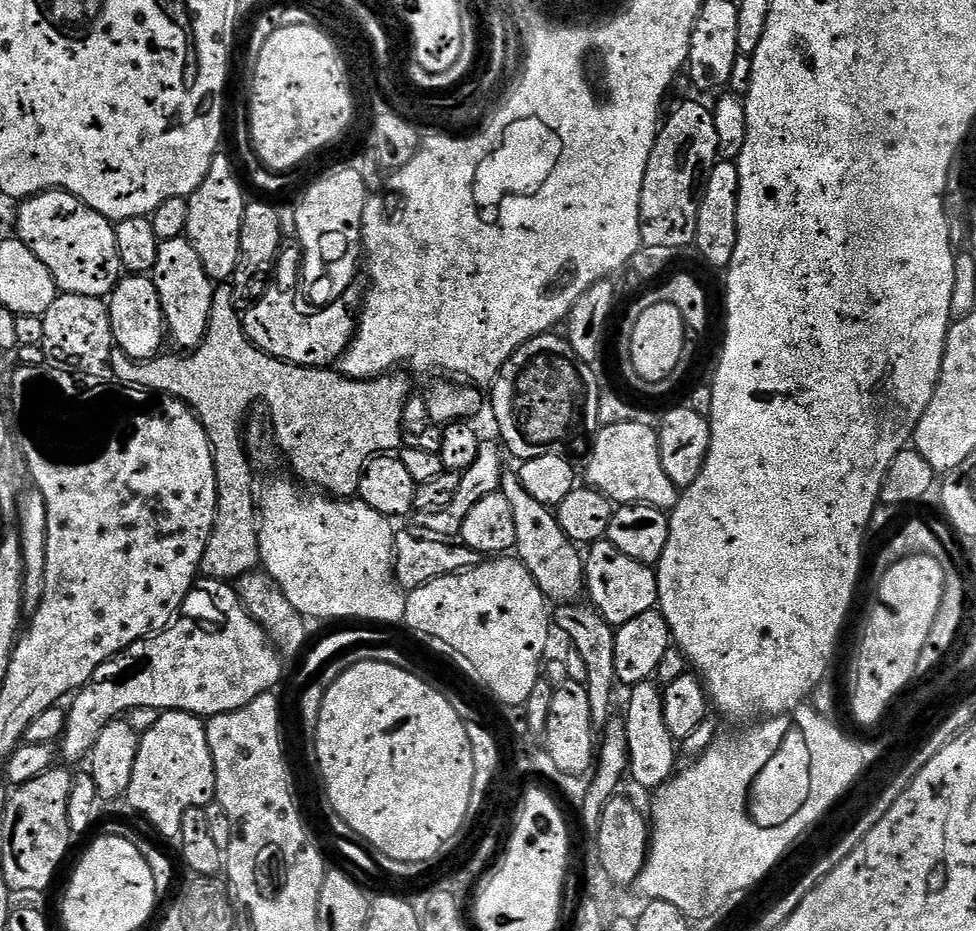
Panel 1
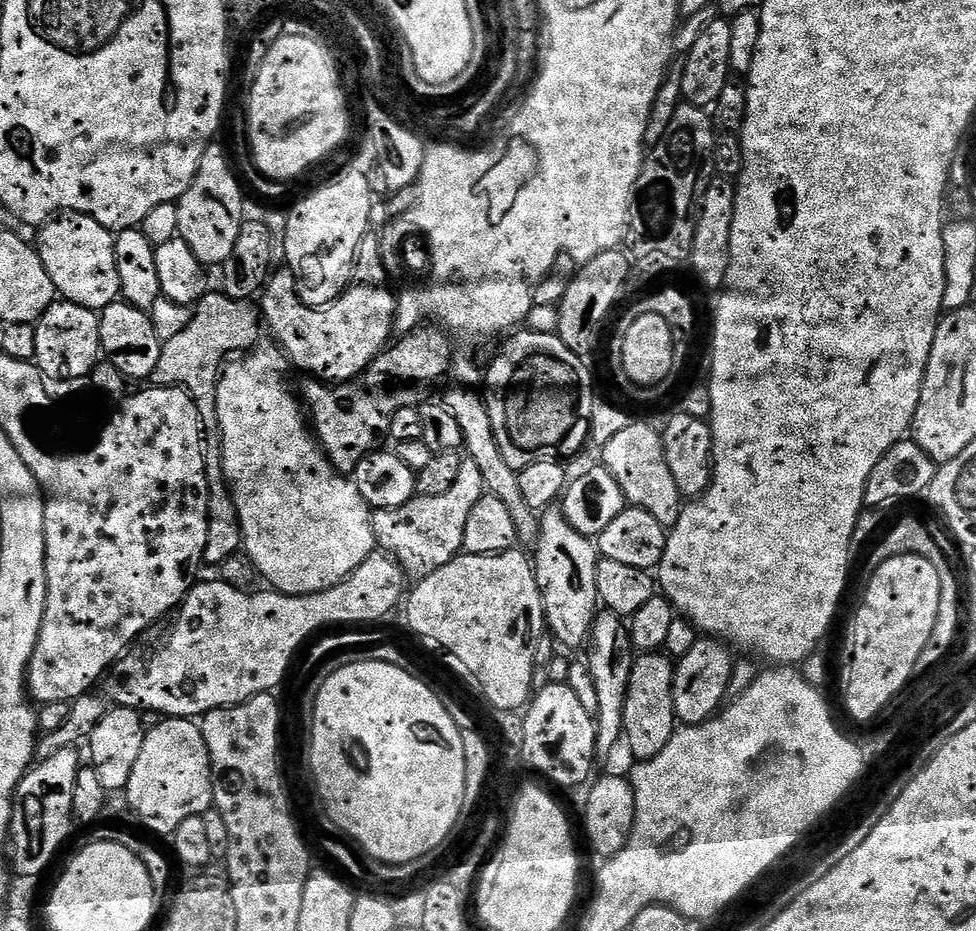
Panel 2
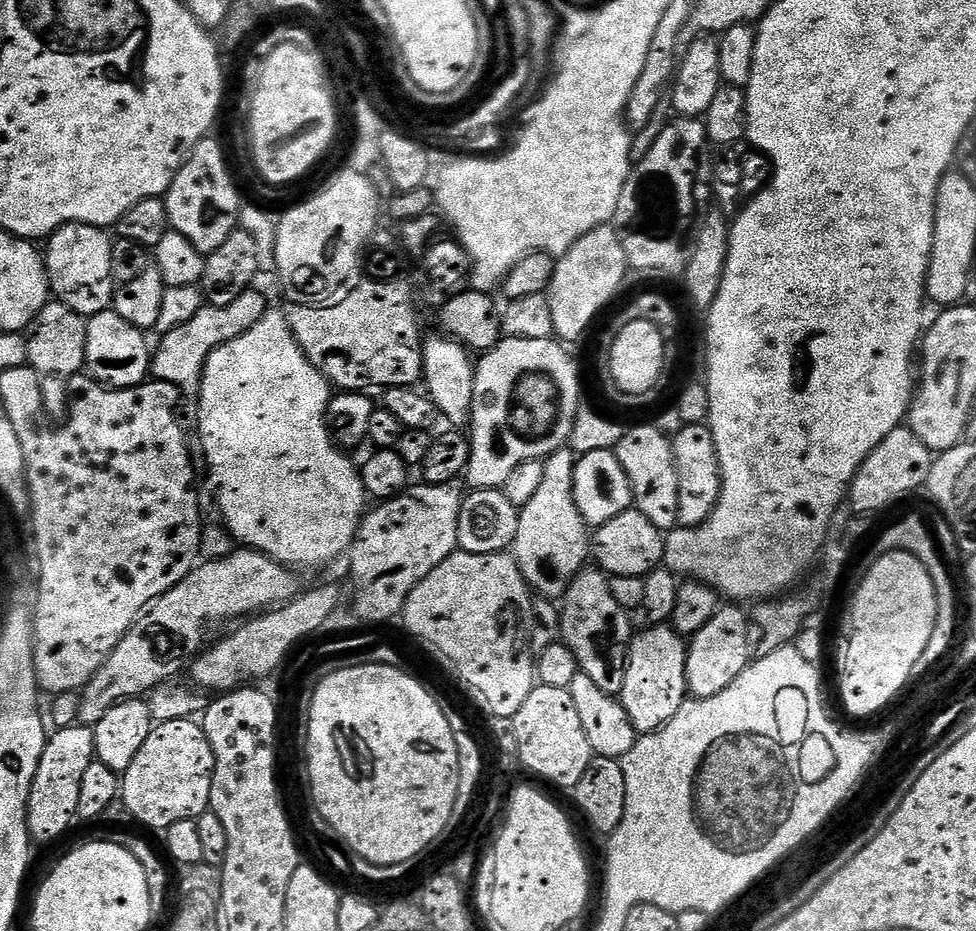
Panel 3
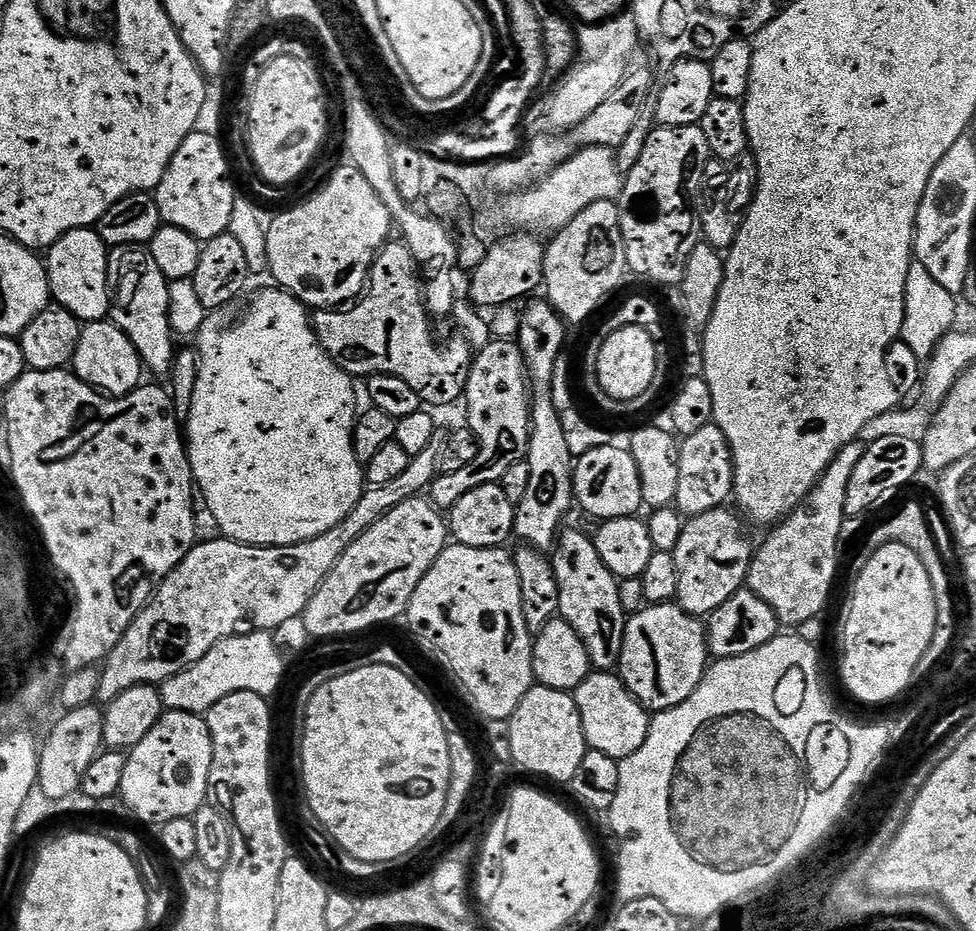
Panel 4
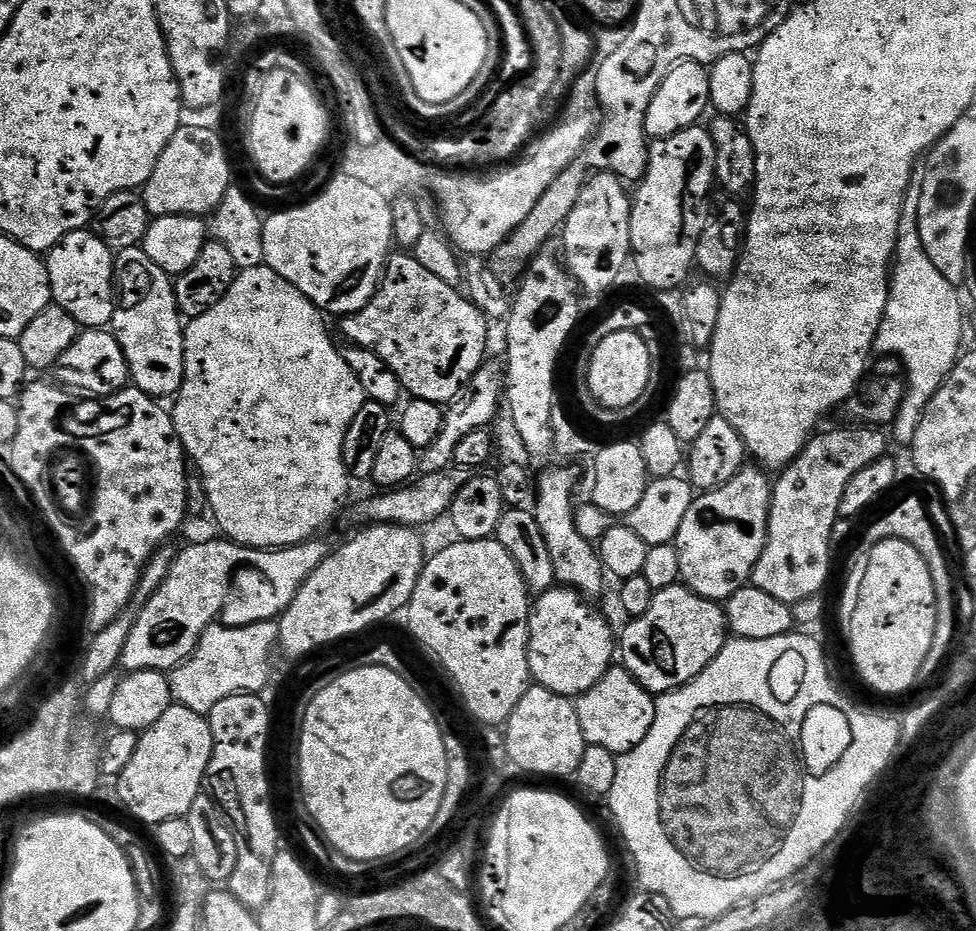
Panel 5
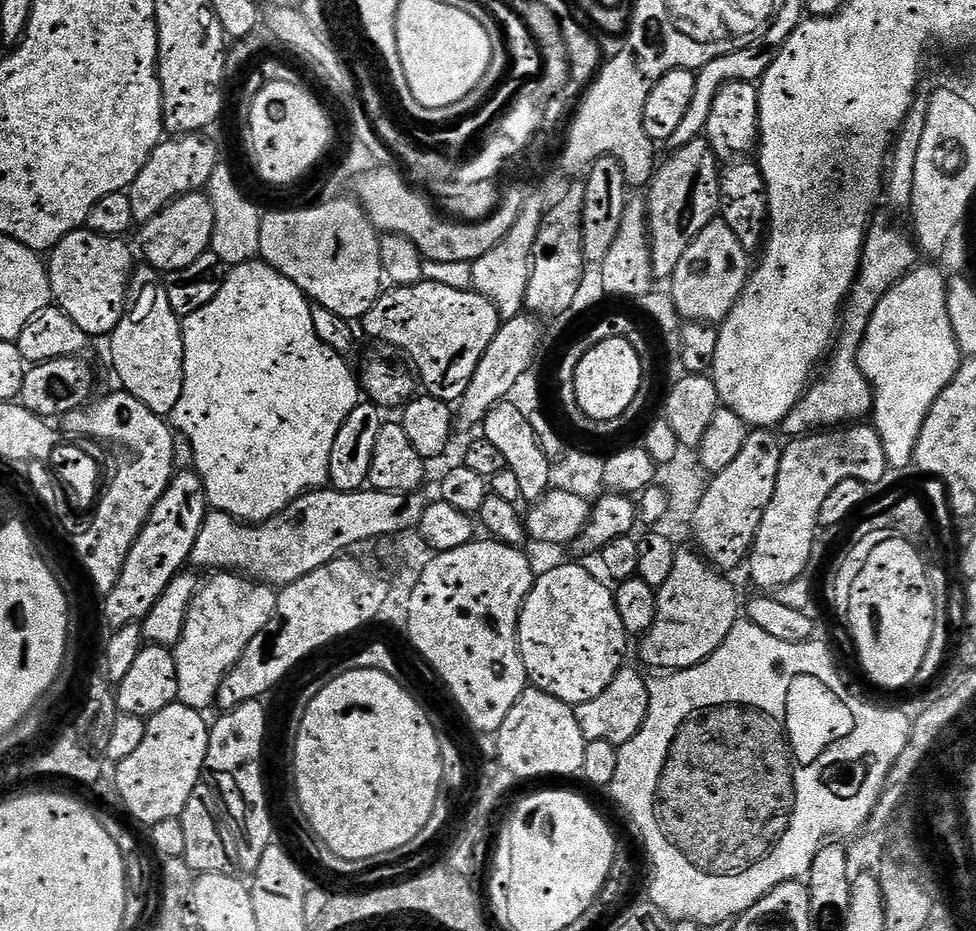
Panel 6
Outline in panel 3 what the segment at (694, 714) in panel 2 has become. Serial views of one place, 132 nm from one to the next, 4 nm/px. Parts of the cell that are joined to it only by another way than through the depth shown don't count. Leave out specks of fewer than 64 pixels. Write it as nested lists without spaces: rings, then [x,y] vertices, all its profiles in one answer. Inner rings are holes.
[[[736,602],[718,607],[710,620],[687,641],[686,682],[689,693],[697,700],[722,694],[754,659],[754,620],[740,608],[743,607]]]

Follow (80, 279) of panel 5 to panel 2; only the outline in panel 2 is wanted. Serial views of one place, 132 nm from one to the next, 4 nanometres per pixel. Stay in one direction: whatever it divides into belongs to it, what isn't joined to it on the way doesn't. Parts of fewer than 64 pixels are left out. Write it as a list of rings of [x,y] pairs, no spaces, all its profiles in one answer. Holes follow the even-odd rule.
[[[62,212],[52,217],[39,229],[40,237],[34,247],[63,299],[78,306],[102,310],[117,303],[120,296],[118,262],[114,262],[115,235],[103,228],[98,221],[81,212]]]

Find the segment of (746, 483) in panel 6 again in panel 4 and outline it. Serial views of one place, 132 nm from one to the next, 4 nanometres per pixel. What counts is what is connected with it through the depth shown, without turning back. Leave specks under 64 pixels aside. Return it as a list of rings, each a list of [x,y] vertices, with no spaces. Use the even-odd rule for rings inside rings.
[[[723,507],[689,517],[683,523],[678,545],[672,550],[678,569],[676,602],[692,616],[710,616],[745,587],[754,546],[752,548],[744,532],[743,519],[733,512]]]

